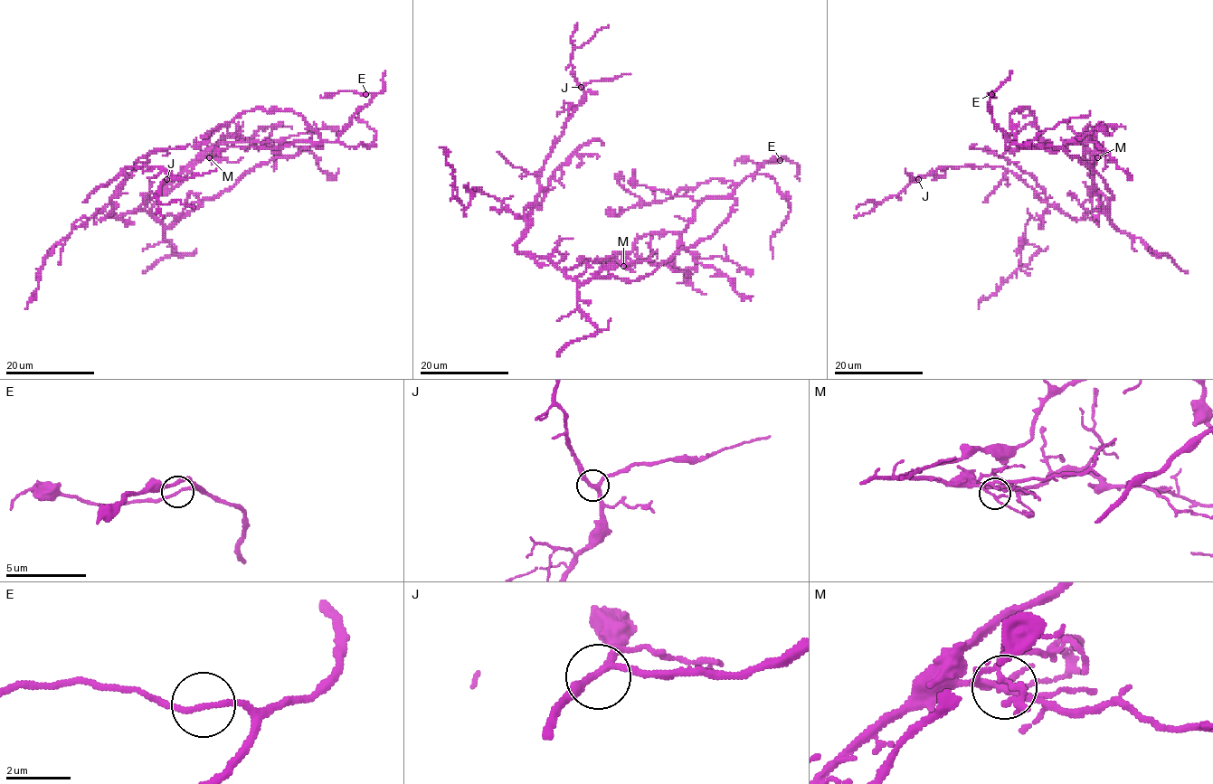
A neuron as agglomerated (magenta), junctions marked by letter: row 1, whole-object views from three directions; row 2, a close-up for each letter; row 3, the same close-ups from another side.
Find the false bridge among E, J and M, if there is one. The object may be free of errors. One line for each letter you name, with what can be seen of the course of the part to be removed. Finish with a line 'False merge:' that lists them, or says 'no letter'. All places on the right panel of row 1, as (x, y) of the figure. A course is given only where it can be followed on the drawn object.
False merge: no letter

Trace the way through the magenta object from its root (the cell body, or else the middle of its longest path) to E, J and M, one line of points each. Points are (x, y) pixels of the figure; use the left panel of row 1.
E: (167, 184), (223, 143), (262, 141), (277, 153), (297, 140), (335, 141), (372, 98), (365, 94)
J: (167, 184), (147, 211), (102, 219), (112, 209), (110, 199), (126, 182), (127, 167), (159, 167), (166, 179)
M: (167, 184), (194, 161), (209, 157)

